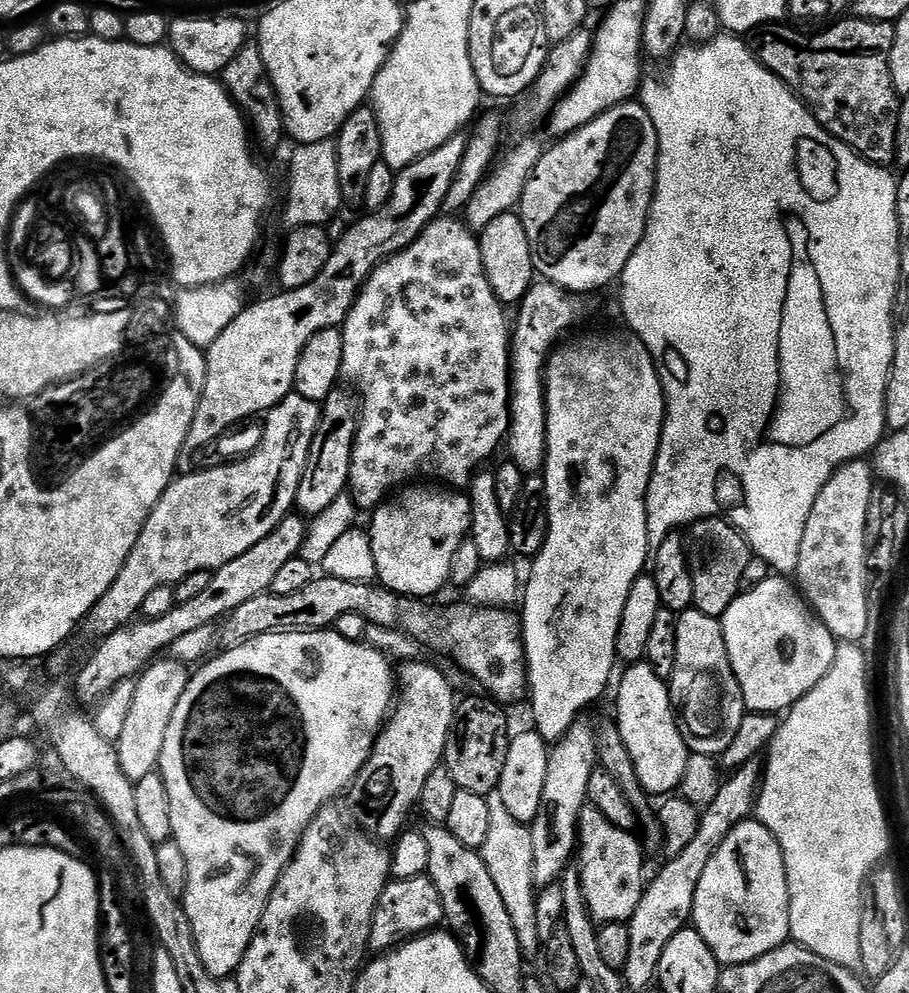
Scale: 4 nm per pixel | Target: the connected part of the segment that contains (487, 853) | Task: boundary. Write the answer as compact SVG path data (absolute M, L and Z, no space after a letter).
M496 789L486 796L489 807L489 833L479 854L486 862L486 868L502 902L509 911L510 922L514 925L514 932L518 937L519 948L527 957L532 958L541 951L542 941L539 938L536 917L536 885L533 882L534 846L531 829L521 820L514 818L506 808L504 795Z

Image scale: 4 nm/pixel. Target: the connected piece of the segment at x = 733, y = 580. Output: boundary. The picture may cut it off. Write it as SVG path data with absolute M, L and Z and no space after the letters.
M708 516L705 520L697 520L686 532L686 559L690 565L693 582L693 598L691 607L702 614L710 614L717 618L723 617L724 611L736 600L742 591L740 583L748 572L748 567L754 564L751 548L748 547L744 536L732 527L727 519L720 516Z

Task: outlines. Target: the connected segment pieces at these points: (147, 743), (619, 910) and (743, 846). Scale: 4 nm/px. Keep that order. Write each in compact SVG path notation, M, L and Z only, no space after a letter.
M175 658L164 659L157 659L139 673L126 724L119 740L114 744L122 774L133 782L157 771L162 754L162 742L166 742L166 730L178 714L180 701L184 699L188 690L189 669Z
M585 806L580 811L578 867L586 906L597 925L623 924L631 920L634 910L638 910L638 902L642 902L646 887L644 852L632 835L629 829L614 826L597 808Z
M755 818L743 820L718 846L714 858L702 870L691 923L724 966L762 958L789 939L790 894L784 851L765 824Z

